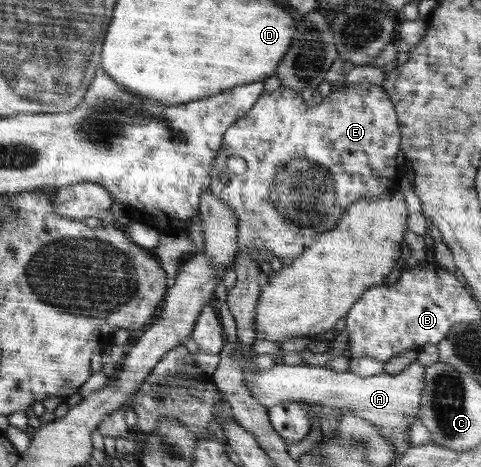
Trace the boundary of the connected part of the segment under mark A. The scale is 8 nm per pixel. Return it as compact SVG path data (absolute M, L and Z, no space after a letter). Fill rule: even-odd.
M418 360L411 362L402 372L391 375L384 372L374 376L361 377L350 371L338 373L325 366L310 365L274 365L270 369L247 368L243 365L243 381L250 394L265 407L276 406L286 401L308 402L311 405L319 404L325 409L356 409L356 413L370 422L376 423L387 438L393 438L394 446L402 442L410 442L410 428L414 418L418 416L421 407L421 396L425 383L425 367Z

